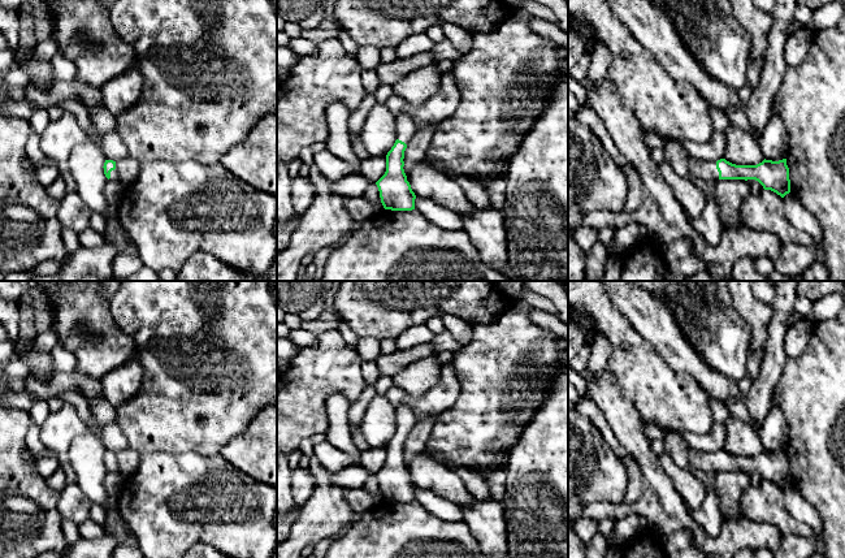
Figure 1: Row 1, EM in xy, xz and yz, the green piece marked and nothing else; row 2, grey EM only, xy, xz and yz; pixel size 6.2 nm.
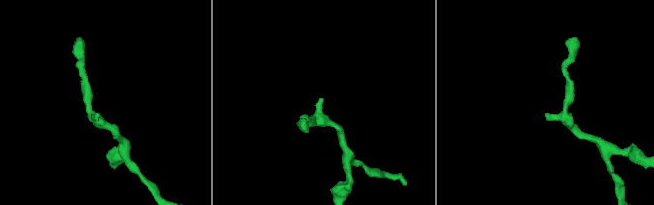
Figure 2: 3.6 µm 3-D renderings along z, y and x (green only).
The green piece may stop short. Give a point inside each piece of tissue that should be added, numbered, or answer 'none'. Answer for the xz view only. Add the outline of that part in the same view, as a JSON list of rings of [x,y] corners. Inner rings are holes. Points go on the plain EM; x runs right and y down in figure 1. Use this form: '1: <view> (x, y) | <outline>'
1: xz (406, 418) | [[[402,402],[396,407],[396,431],[407,436],[415,425],[416,420],[416,415],[411,406]]]

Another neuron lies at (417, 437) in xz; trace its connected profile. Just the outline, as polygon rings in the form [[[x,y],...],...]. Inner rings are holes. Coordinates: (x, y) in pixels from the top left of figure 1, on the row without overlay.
[[[425,416],[422,419],[416,420],[415,425],[407,434],[403,450],[403,460],[406,467],[411,463],[412,458],[416,454],[425,451],[426,442],[429,440],[436,419],[437,416]]]

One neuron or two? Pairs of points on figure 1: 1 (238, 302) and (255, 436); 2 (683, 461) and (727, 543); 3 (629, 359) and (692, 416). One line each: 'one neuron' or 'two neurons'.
1: two neurons
2: two neurons
3: one neuron

